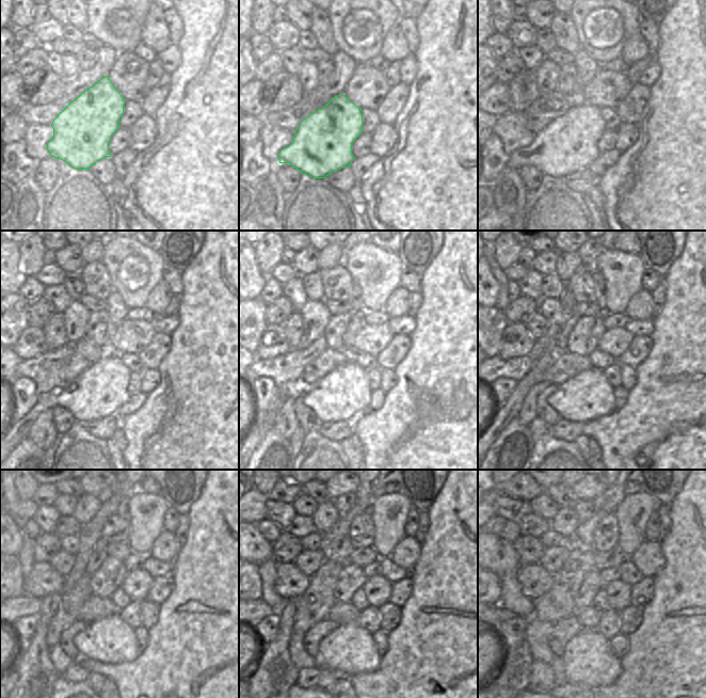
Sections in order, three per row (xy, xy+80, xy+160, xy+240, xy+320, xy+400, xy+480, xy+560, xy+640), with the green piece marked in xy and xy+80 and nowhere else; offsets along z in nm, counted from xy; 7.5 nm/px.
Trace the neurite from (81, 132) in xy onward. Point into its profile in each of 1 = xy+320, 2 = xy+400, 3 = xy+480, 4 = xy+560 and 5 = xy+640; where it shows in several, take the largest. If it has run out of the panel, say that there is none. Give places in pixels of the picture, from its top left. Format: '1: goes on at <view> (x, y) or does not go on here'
1: goes on at xy+320 (343, 394)
2: goes on at xy+400 (587, 396)
3: goes on at xy+480 (111, 639)
4: goes on at xy+560 (351, 649)
5: goes on at xy+640 (589, 660)

